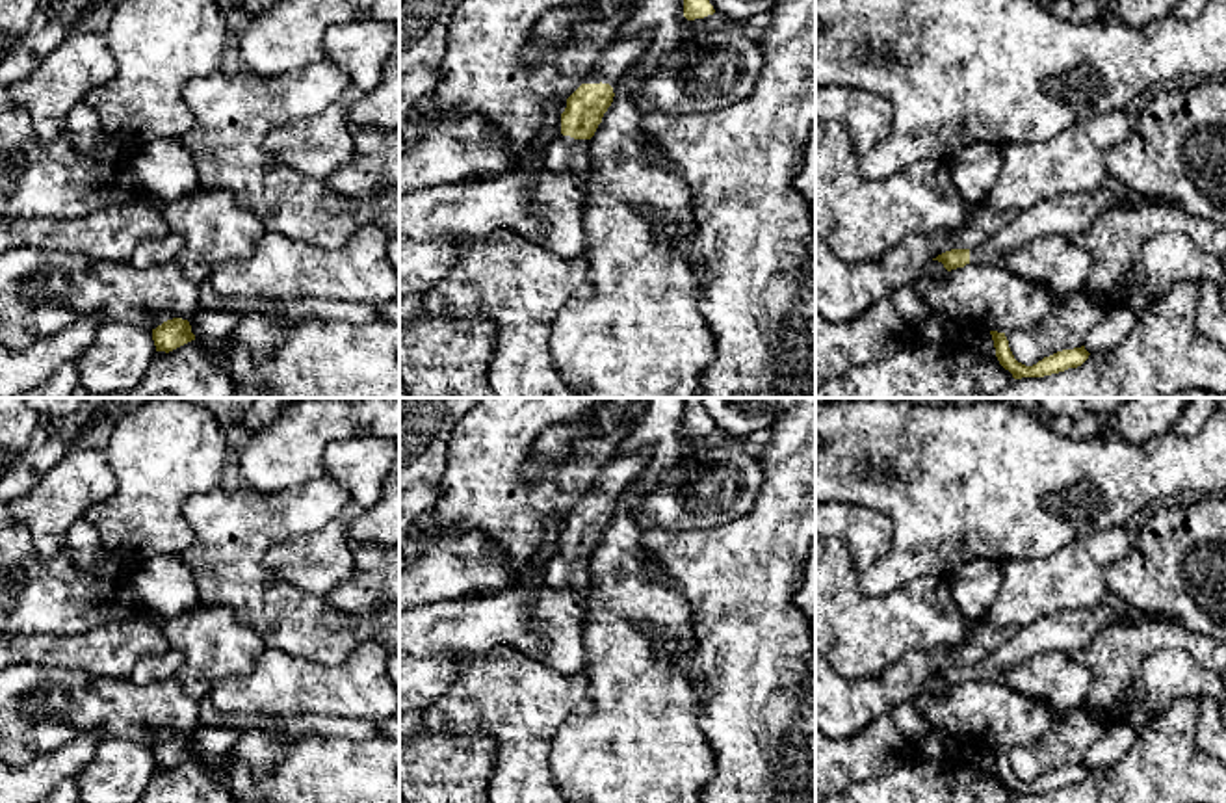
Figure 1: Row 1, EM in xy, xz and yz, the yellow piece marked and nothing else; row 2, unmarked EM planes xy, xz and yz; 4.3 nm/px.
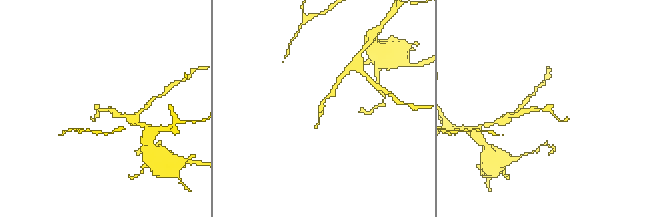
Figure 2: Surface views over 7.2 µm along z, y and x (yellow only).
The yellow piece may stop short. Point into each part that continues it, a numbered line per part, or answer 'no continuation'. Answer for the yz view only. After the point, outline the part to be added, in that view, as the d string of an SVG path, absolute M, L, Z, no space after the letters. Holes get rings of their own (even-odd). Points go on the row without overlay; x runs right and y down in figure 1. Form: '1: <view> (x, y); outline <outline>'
1: yz (1069, 631); outline M1107 602L1090 610L1063 610L1040 617L1016 630L1016 636L996 652L970 665L970 680L1007 682L1012 669L1044 651L1081 651L1094 641L1098 632L1126 615L1116 613Z

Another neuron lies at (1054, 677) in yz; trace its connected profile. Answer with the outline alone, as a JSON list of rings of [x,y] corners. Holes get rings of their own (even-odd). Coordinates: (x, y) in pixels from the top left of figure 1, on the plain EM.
[[[1044,651],[1011,671],[1007,684],[1057,712],[1085,706],[1092,675],[1064,651]]]

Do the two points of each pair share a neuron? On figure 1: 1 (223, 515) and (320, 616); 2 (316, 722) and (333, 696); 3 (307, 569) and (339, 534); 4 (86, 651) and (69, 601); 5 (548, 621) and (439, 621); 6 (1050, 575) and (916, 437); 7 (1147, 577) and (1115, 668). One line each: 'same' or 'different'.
1: same
2: different
3: same
4: different
5: same
6: different
7: different

